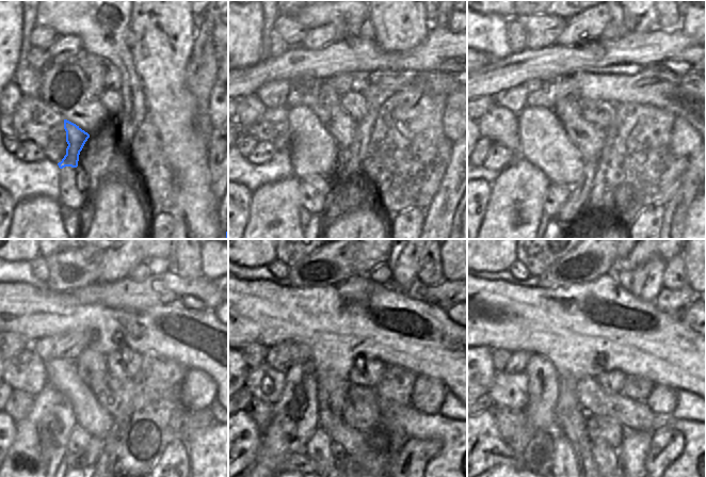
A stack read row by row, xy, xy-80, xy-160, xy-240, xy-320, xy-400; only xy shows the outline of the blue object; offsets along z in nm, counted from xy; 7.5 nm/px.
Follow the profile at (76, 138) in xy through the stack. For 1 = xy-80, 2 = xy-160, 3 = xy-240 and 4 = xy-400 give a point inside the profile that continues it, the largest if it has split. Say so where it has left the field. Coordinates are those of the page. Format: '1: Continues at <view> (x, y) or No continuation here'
1: Continues at xy-80 (313, 150)
2: Continues at xy-160 (544, 142)
3: Continues at xy-240 (62, 374)
4: Continues at xy-400 (605, 456).

